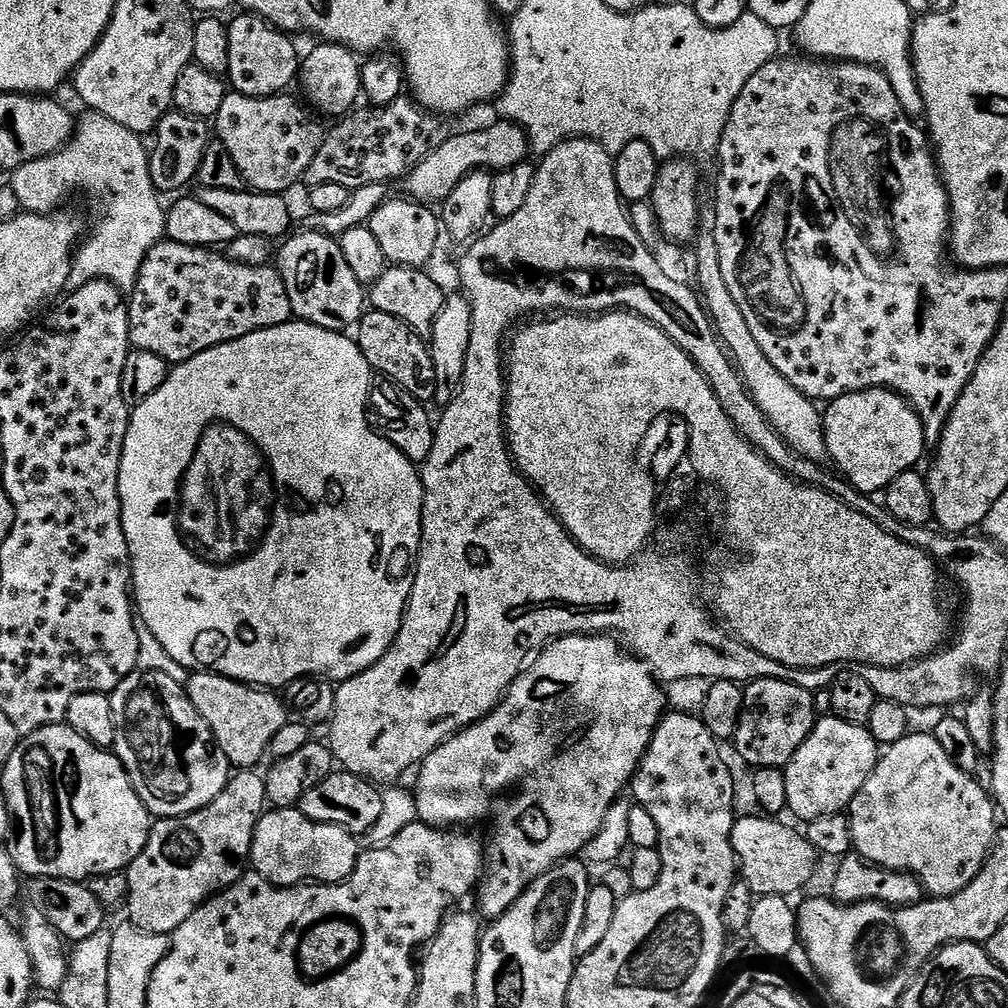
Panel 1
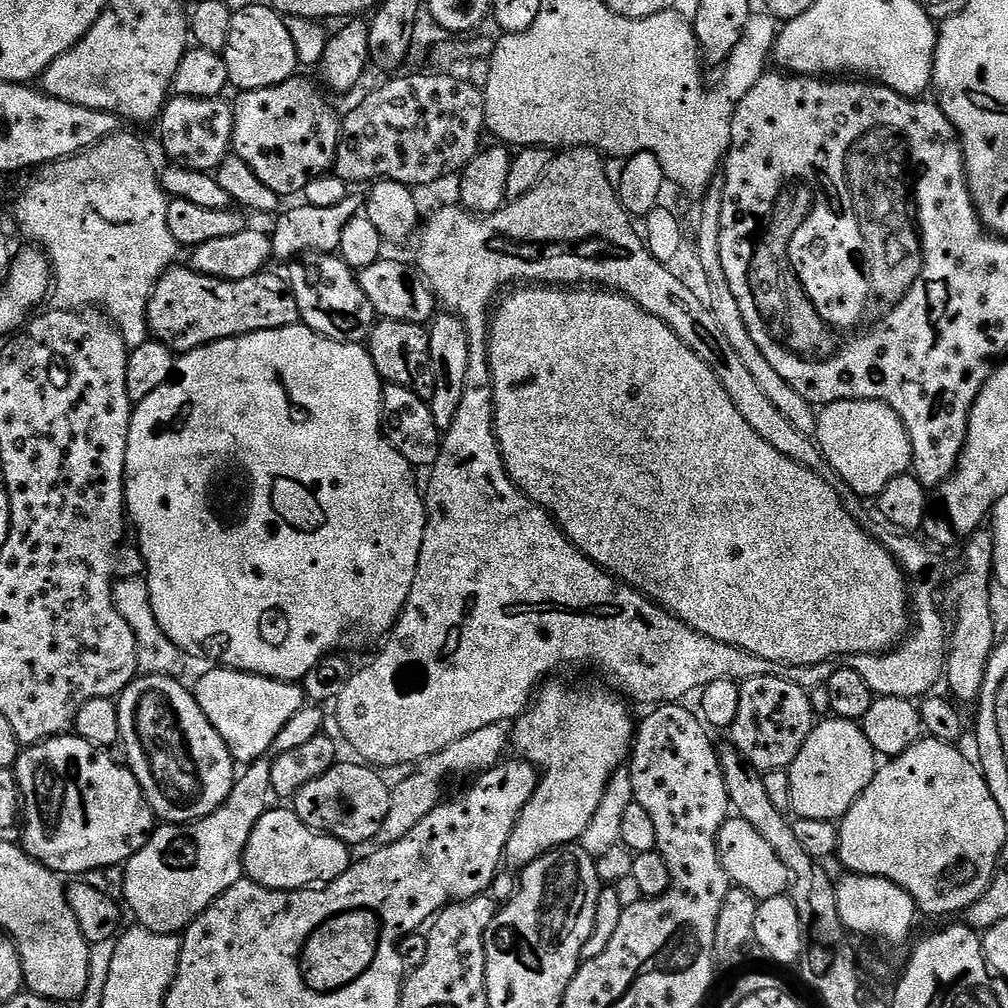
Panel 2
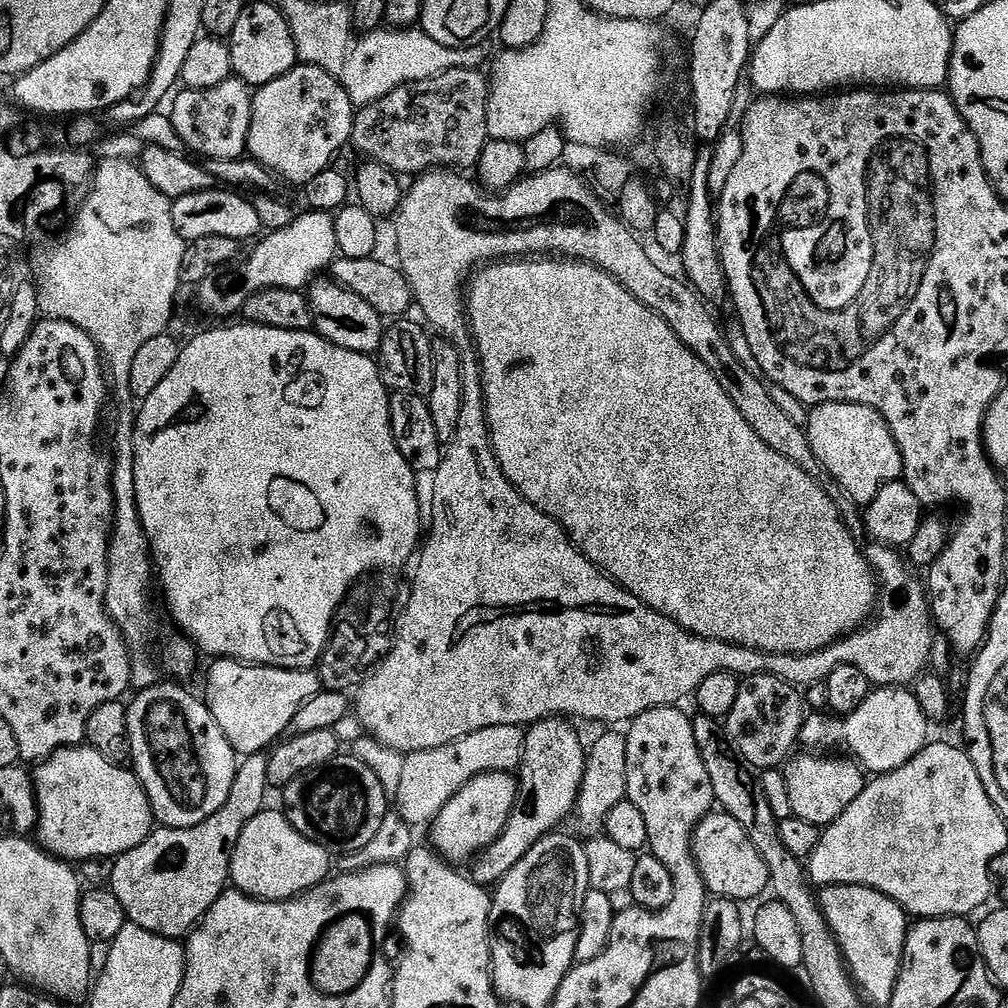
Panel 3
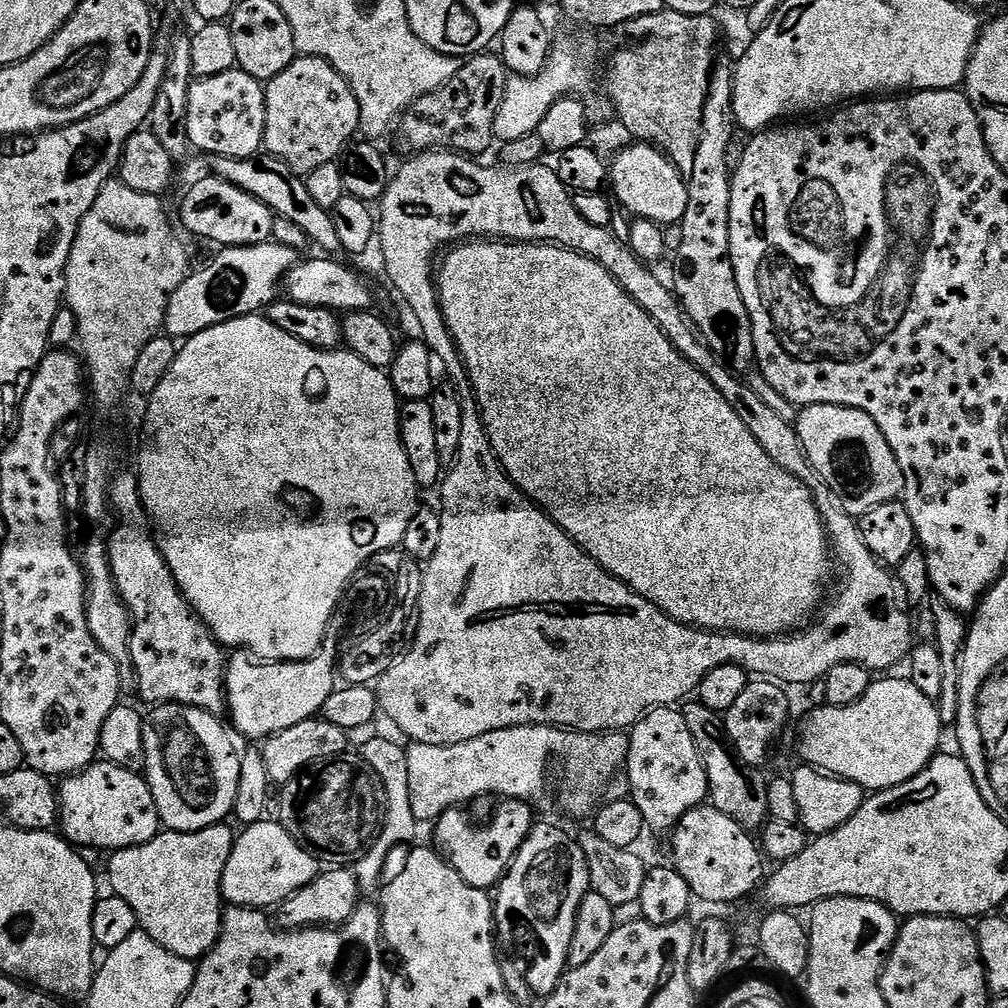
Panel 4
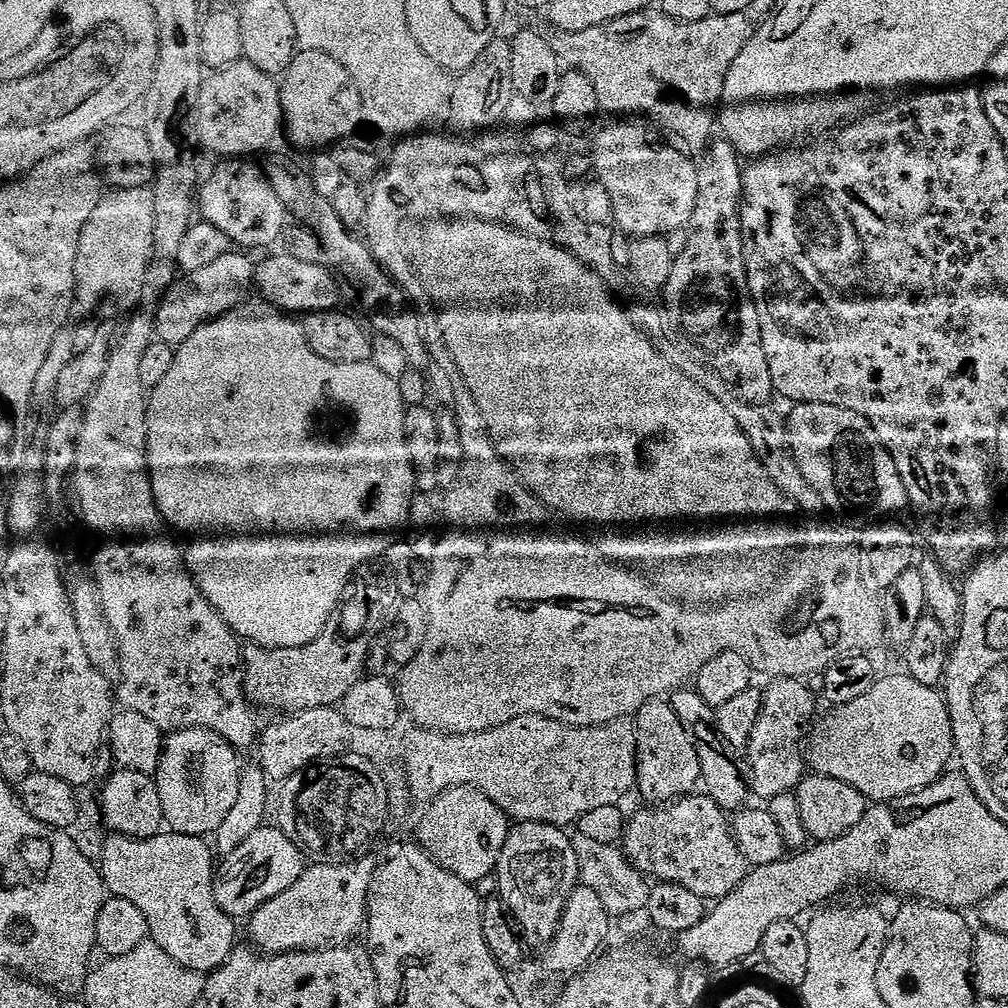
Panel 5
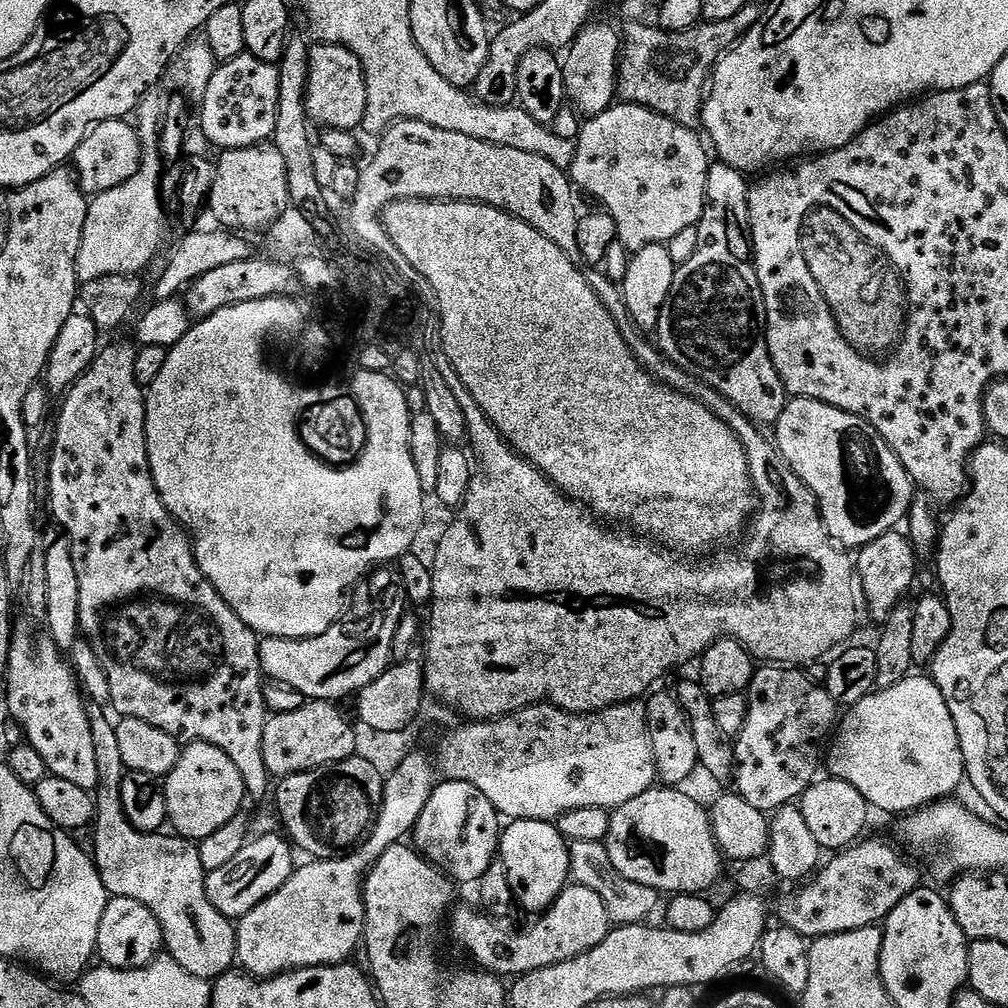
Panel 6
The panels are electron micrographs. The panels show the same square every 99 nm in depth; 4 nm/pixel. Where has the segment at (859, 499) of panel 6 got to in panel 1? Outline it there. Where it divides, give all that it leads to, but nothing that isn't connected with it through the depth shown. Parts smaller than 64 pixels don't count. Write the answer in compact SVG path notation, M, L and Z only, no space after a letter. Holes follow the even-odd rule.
M867 388L840 396L827 408L823 413L827 455L857 492L883 493L898 474L913 471L923 458L926 445L922 422L912 405L896 392Z

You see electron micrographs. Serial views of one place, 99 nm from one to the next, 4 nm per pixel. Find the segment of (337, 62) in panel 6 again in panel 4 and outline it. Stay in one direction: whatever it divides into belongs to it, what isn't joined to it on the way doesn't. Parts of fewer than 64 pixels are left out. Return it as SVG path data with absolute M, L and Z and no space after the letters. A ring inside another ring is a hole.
M297 55L296 61L282 74L267 81L264 89L266 94L266 130L264 131L264 148L272 156L276 156L299 174L307 174L318 170L318 166L326 166L339 161L343 151L353 143L354 137L360 132L360 107L354 90L346 82L328 60L317 56Z

